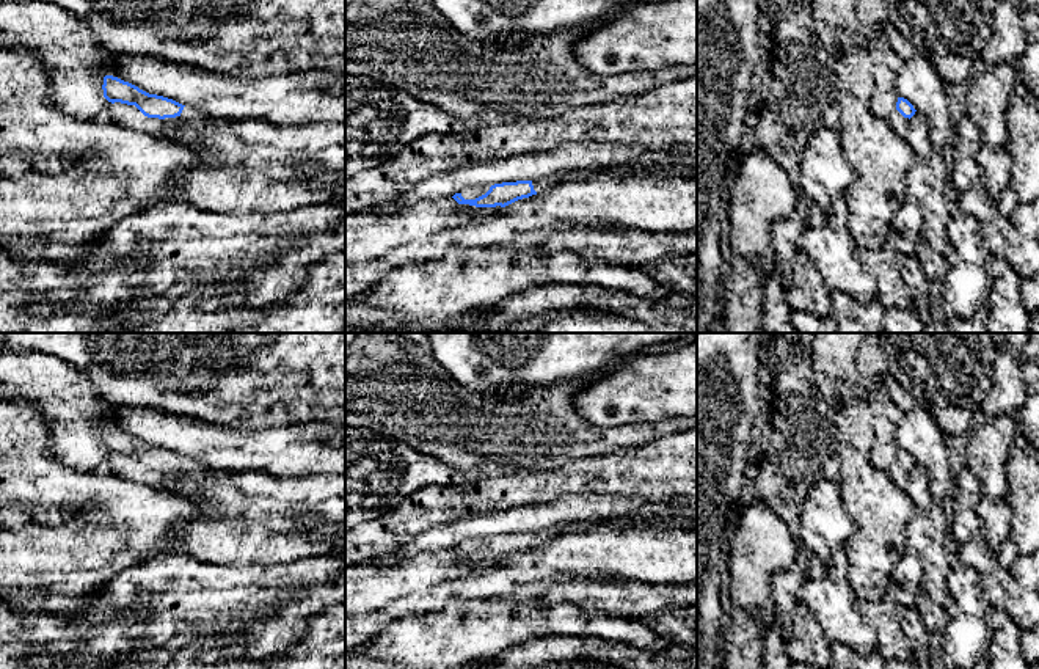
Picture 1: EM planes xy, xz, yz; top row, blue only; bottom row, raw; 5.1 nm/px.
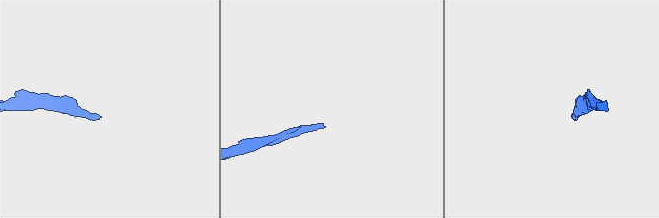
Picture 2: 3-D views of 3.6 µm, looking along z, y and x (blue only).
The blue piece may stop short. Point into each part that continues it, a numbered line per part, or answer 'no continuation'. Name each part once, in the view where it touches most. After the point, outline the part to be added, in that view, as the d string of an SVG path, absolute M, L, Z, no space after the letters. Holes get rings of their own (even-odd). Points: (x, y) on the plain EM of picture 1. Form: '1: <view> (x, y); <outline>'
1: xy (126, 467); M121 454L111 455L107 470L124 479L152 485L155 488L163 488L165 485L179 487L185 474L204 476L209 473L226 473L218 470L209 470L191 459L184 459L182 465L176 470L148 470L135 457L127 457Z

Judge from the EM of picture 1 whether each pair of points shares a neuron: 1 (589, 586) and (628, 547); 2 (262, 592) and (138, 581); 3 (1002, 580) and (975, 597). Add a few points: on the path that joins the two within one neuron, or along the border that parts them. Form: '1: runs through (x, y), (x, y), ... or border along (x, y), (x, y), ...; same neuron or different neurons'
1: border along (573, 577), (616, 577), (633, 581); different neurons
2: runs through (231, 588), (204, 588), (192, 581), (170, 581); same neuron
3: border along (961, 566), (977, 575), (981, 594), (992, 606); different neurons

